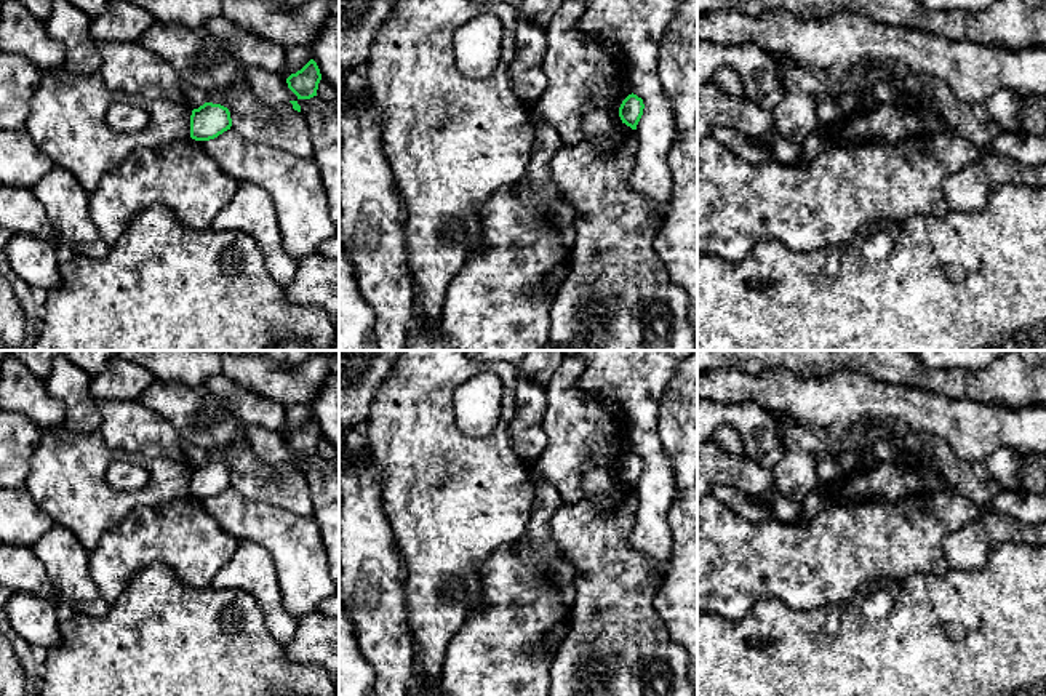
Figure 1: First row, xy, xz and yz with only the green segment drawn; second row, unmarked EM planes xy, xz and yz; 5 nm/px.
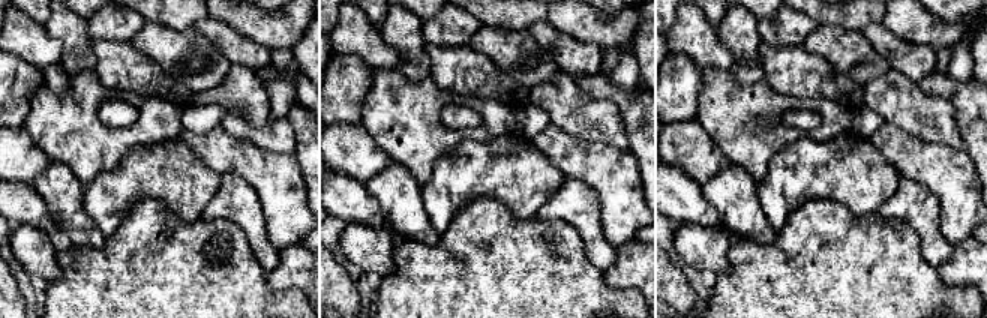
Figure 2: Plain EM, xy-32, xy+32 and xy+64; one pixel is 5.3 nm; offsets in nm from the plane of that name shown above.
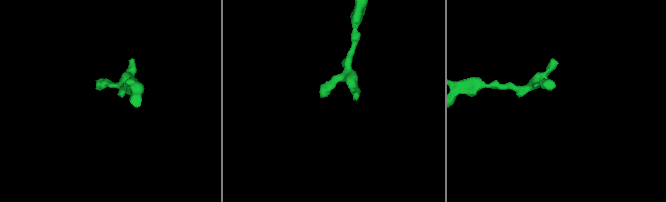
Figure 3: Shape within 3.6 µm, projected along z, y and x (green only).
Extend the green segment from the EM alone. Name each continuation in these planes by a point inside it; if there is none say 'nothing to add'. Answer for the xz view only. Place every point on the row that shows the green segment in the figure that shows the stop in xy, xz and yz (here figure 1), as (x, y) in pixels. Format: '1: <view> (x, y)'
nothing to add

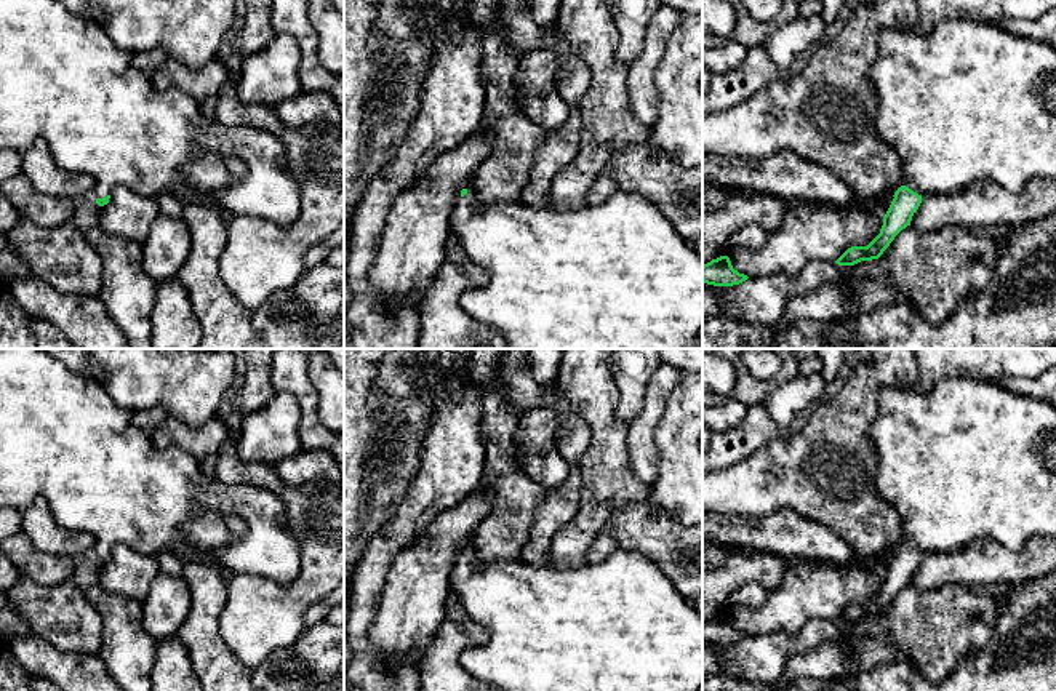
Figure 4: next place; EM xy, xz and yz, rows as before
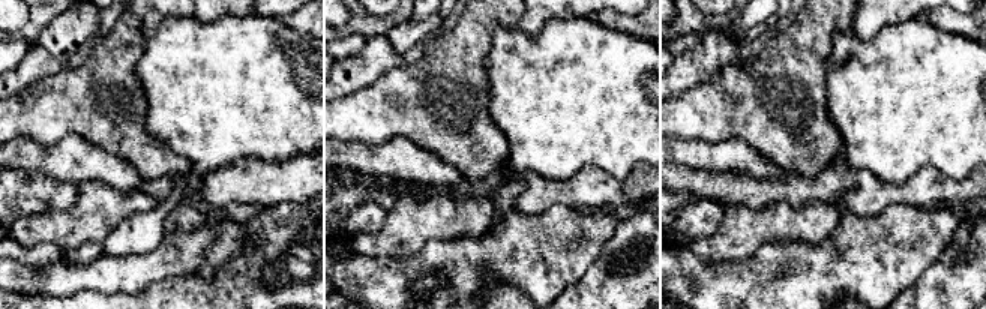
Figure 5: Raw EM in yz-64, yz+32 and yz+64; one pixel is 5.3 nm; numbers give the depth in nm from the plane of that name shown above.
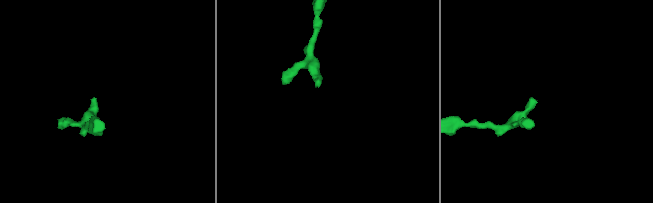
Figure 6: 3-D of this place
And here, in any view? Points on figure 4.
1: yz (970, 101)

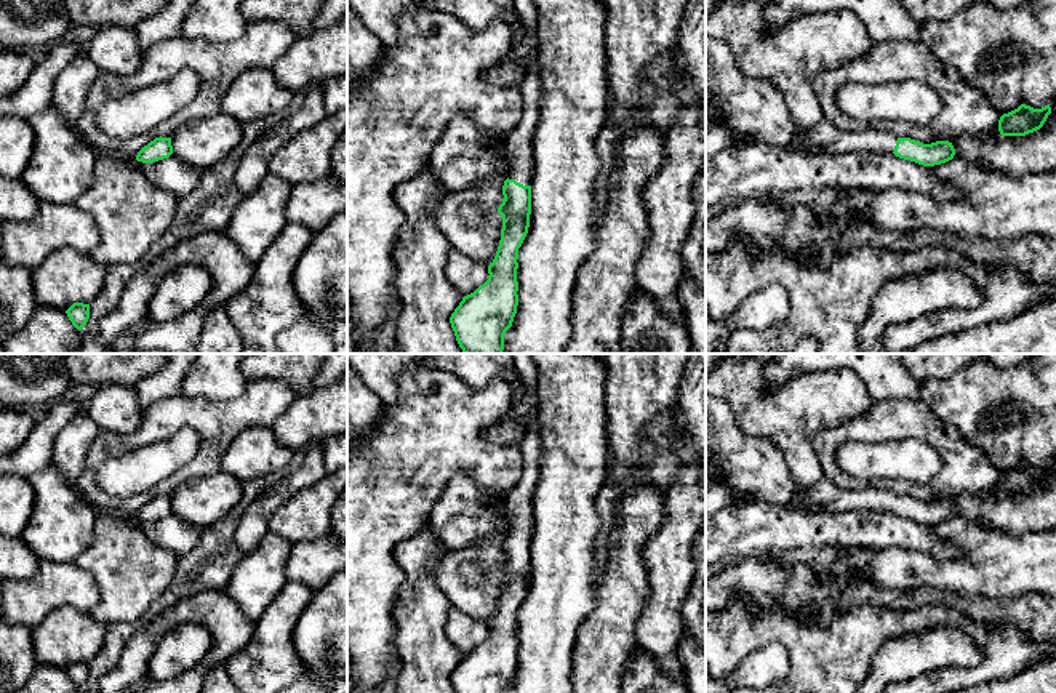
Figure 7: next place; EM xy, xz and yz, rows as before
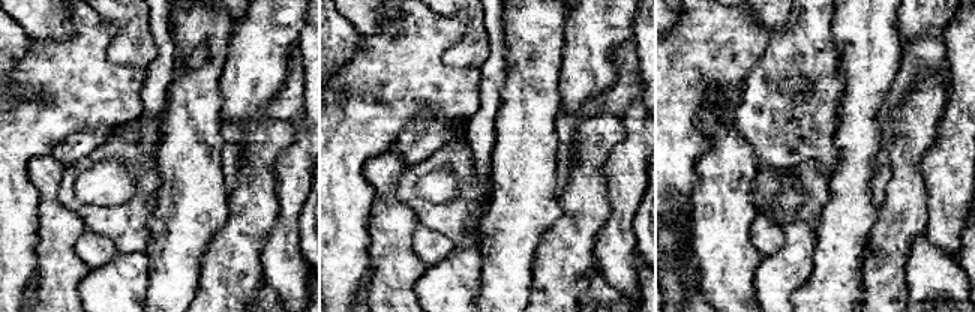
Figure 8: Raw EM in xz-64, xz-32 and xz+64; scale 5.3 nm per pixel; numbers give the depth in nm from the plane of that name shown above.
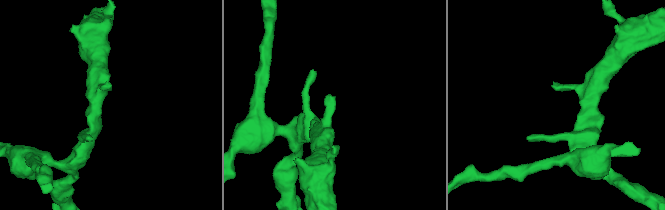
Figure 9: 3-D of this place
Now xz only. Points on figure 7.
1: xz (520, 156)

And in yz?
1: yz (824, 135)

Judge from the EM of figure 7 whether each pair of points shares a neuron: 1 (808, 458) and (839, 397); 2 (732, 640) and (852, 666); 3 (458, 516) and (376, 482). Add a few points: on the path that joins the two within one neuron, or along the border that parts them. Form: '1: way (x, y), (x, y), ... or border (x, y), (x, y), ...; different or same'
1: way (796, 437), (796, 418), (812, 402), (818, 400); same
2: way (762, 632), (794, 632), (821, 656); same
3: border (456, 474), (445, 487), (426, 525); different

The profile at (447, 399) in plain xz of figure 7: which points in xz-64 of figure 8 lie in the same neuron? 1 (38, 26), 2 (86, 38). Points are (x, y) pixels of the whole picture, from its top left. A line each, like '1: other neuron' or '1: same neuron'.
1: other neuron
2: same neuron

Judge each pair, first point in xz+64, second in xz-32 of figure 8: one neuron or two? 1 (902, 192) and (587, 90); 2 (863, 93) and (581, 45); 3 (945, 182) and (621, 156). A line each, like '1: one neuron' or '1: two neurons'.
1: two neurons
2: two neurons
3: one neuron

